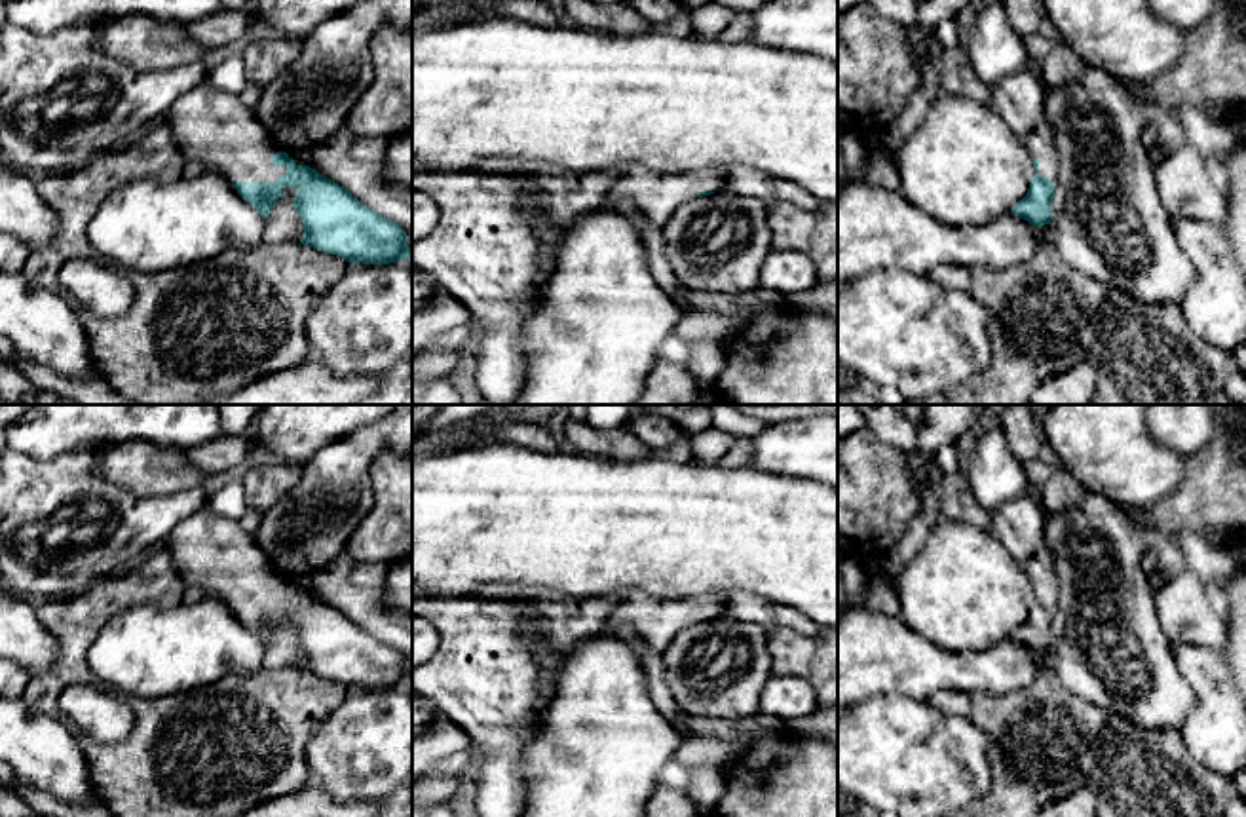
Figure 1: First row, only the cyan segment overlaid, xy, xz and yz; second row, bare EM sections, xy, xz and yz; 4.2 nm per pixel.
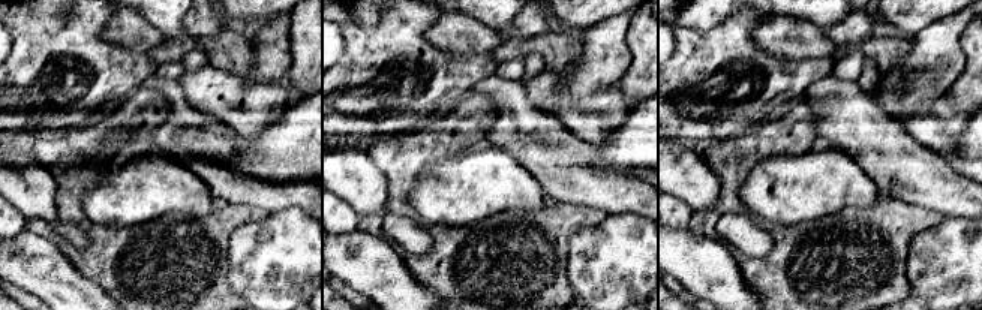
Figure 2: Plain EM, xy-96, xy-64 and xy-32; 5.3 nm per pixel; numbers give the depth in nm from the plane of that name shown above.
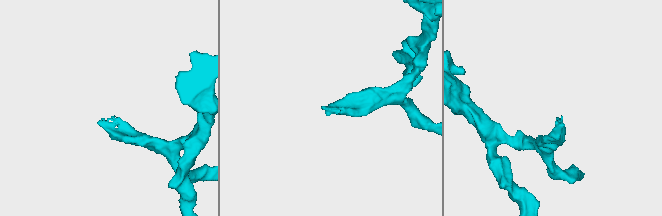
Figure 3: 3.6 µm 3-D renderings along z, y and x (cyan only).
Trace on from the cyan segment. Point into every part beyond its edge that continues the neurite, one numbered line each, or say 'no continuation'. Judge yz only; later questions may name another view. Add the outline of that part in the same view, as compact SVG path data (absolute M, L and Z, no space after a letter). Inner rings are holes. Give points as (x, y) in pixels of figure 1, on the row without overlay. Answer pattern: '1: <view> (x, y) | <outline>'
1: yz (1039, 569) | M1041 549L1031 559L1020 562L1033 585L1039 585L1039 600L1047 600L1050 608L1056 608L1060 602L1060 583L1054 568L1052 553Z

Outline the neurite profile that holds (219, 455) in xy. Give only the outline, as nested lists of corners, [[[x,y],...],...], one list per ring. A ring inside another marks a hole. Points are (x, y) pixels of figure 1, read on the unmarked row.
[[[247,435],[215,437],[201,446],[184,452],[186,462],[199,473],[211,477],[237,467],[253,450]]]

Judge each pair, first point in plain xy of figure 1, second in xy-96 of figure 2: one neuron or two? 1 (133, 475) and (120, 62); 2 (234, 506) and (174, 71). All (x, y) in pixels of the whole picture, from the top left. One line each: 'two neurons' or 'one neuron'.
1: two neurons
2: one neuron

